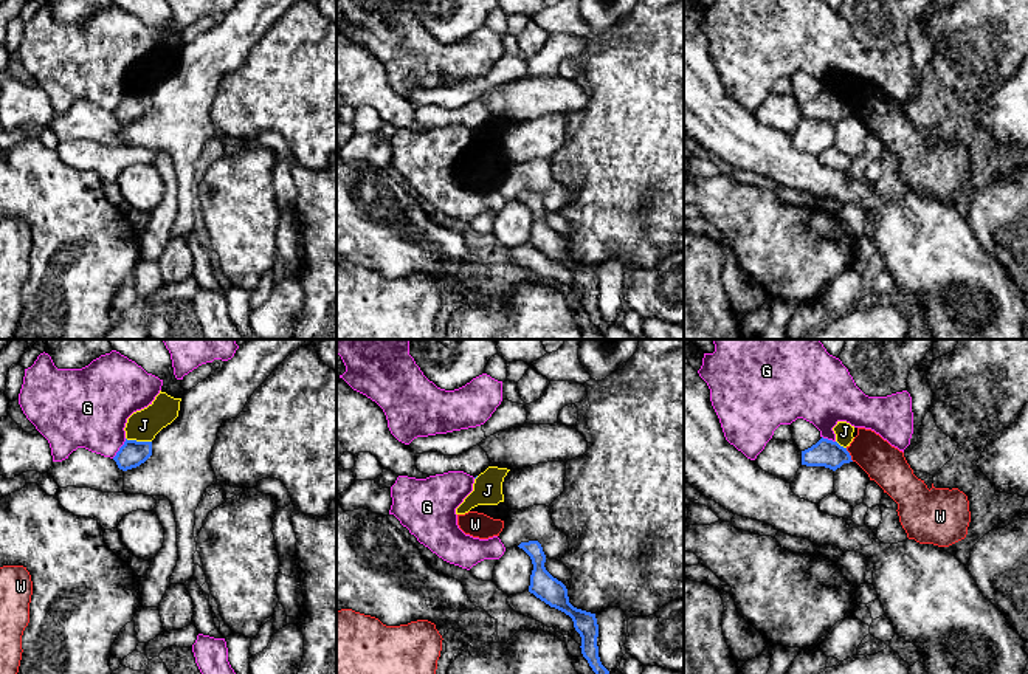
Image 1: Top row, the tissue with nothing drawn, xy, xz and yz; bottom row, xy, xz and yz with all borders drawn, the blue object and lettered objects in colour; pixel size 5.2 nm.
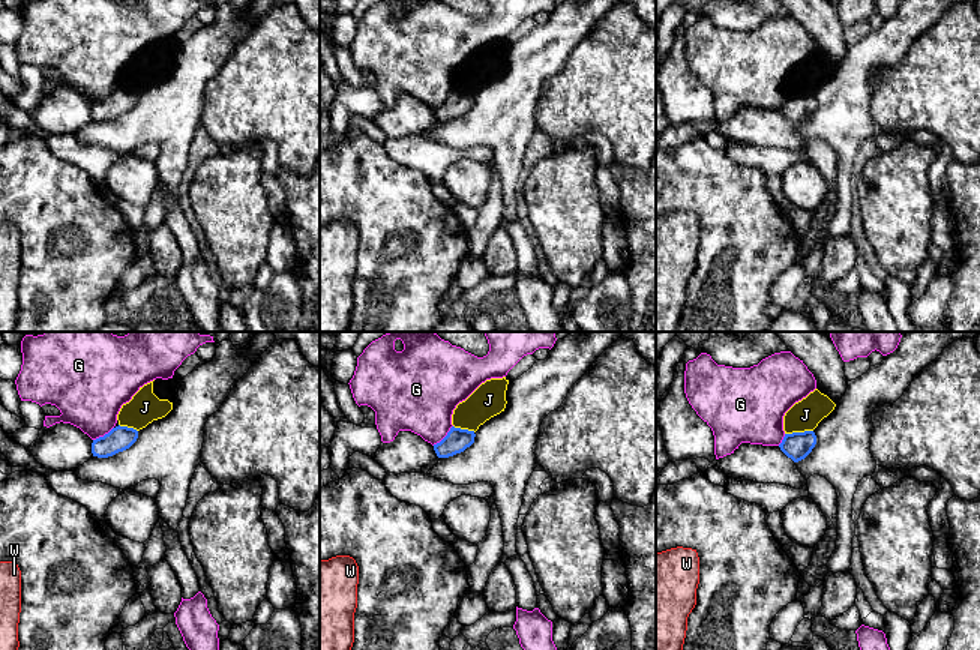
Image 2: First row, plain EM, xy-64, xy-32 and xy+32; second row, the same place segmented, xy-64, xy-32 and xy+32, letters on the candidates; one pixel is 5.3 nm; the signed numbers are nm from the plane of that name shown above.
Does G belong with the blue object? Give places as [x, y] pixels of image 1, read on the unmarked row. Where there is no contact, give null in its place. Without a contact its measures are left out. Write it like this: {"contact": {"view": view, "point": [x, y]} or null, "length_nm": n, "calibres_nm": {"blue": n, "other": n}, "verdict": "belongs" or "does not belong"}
{"contact": {"view": "xy", "point": [120, 101]}, "length_nm": 130, "calibres_nm": {"blue": 140, "other": 380}, "verdict": "does not belong"}

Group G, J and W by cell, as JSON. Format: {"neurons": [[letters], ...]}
{"neurons": [["G"], ["J", "W"]]}

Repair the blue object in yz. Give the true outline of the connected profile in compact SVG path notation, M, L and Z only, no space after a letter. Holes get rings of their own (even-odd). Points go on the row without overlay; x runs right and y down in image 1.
M823 90L811 101L802 104L802 118L806 119L825 119L836 124L850 115L853 113L847 101Z

